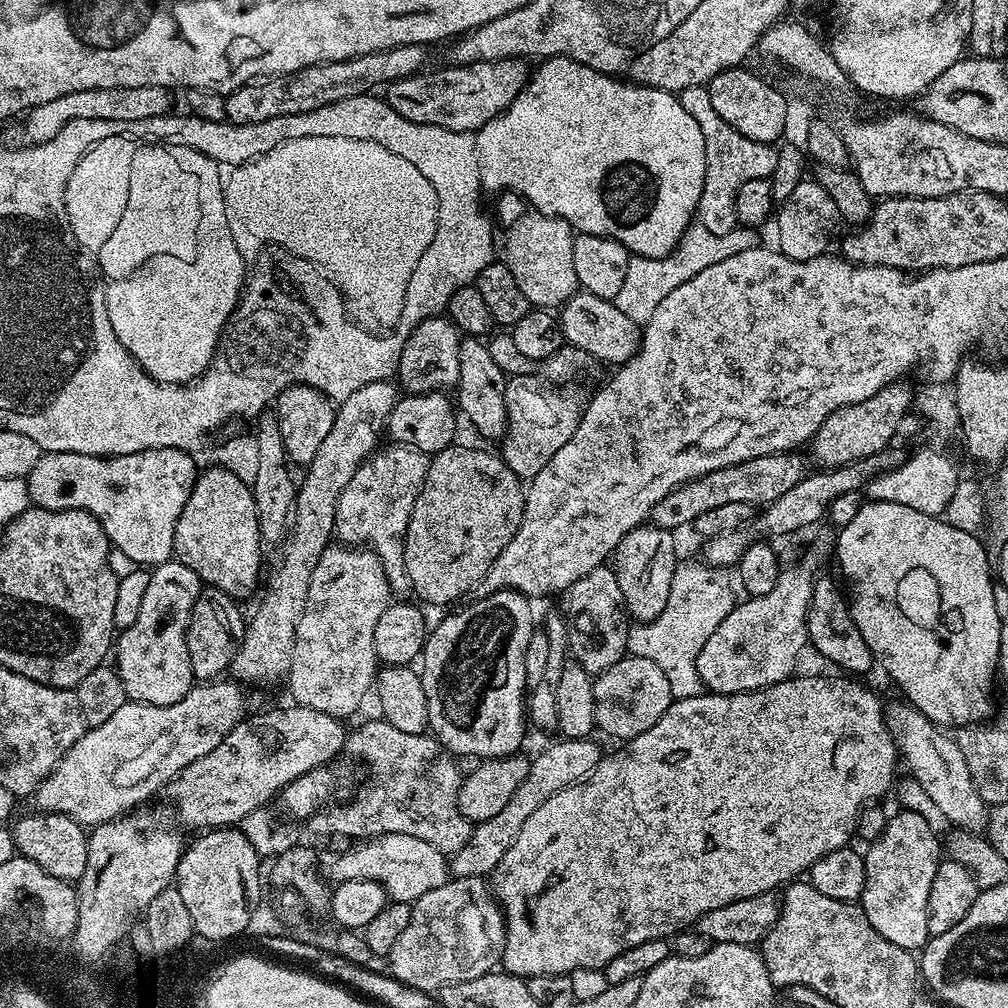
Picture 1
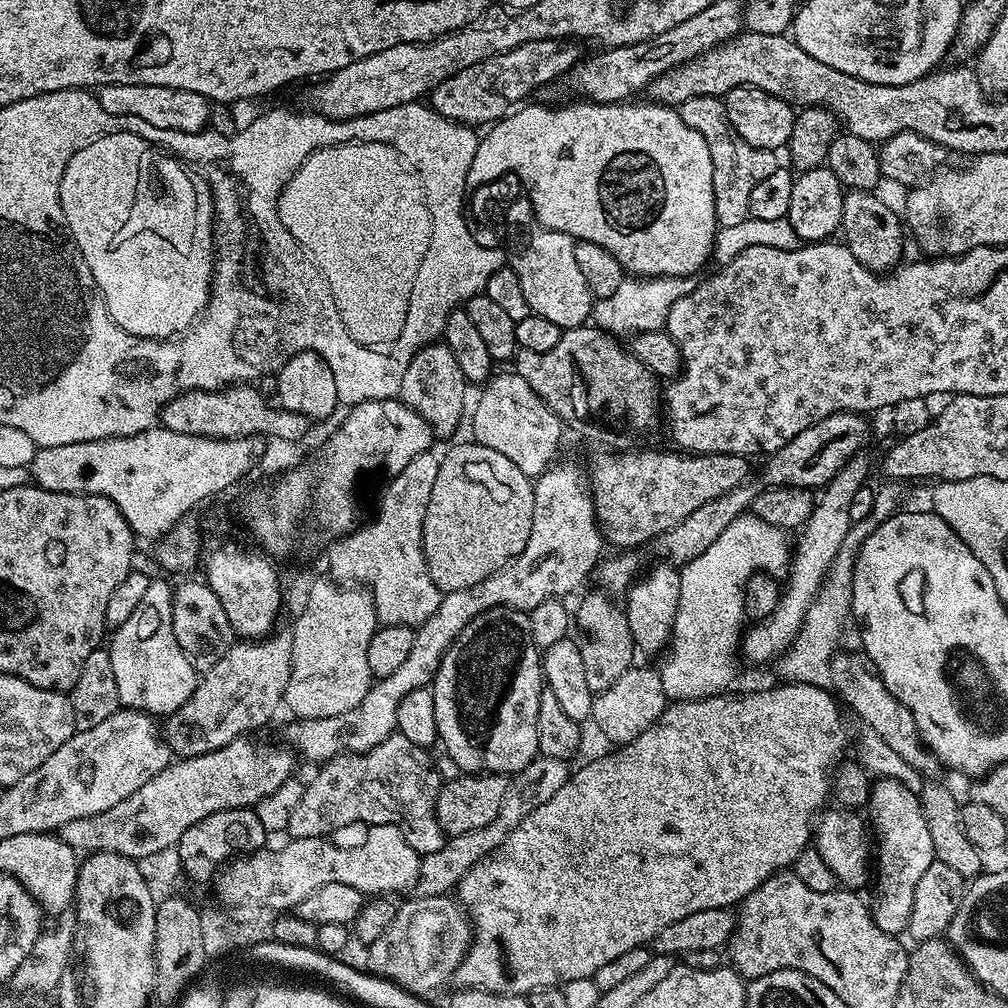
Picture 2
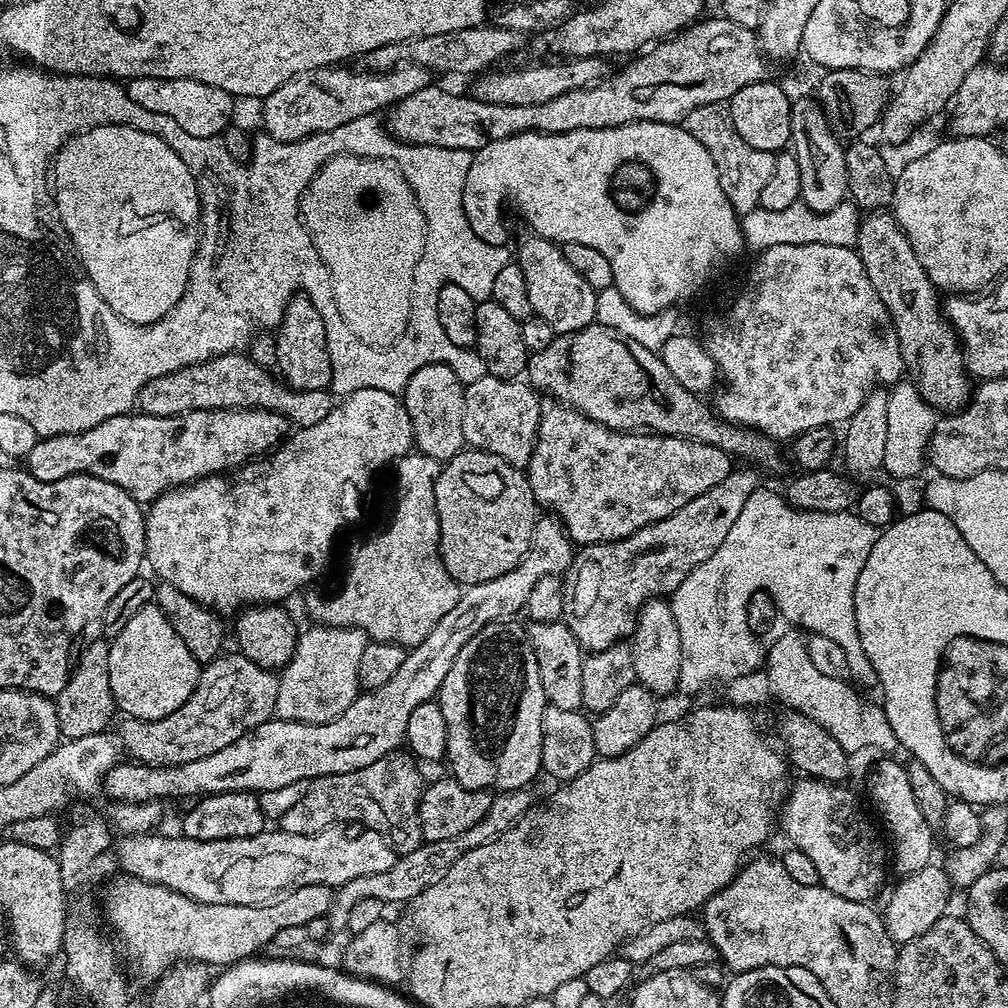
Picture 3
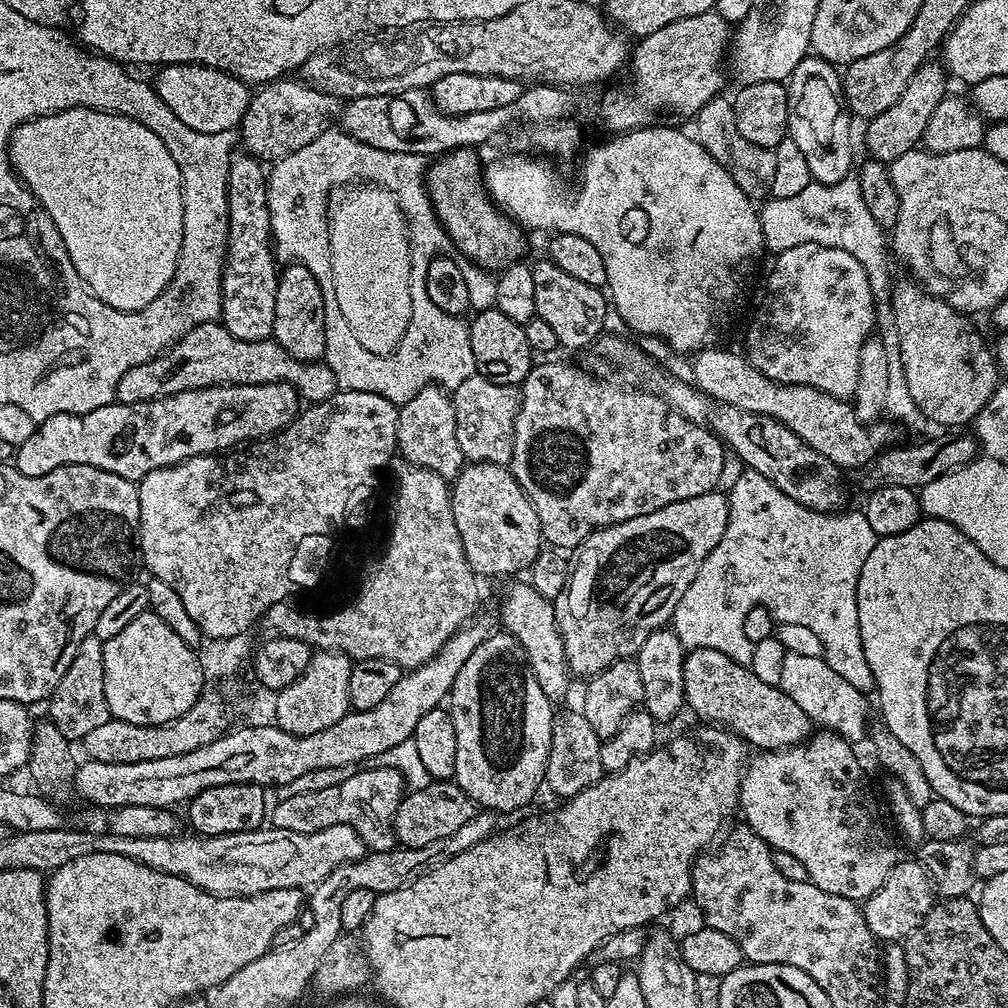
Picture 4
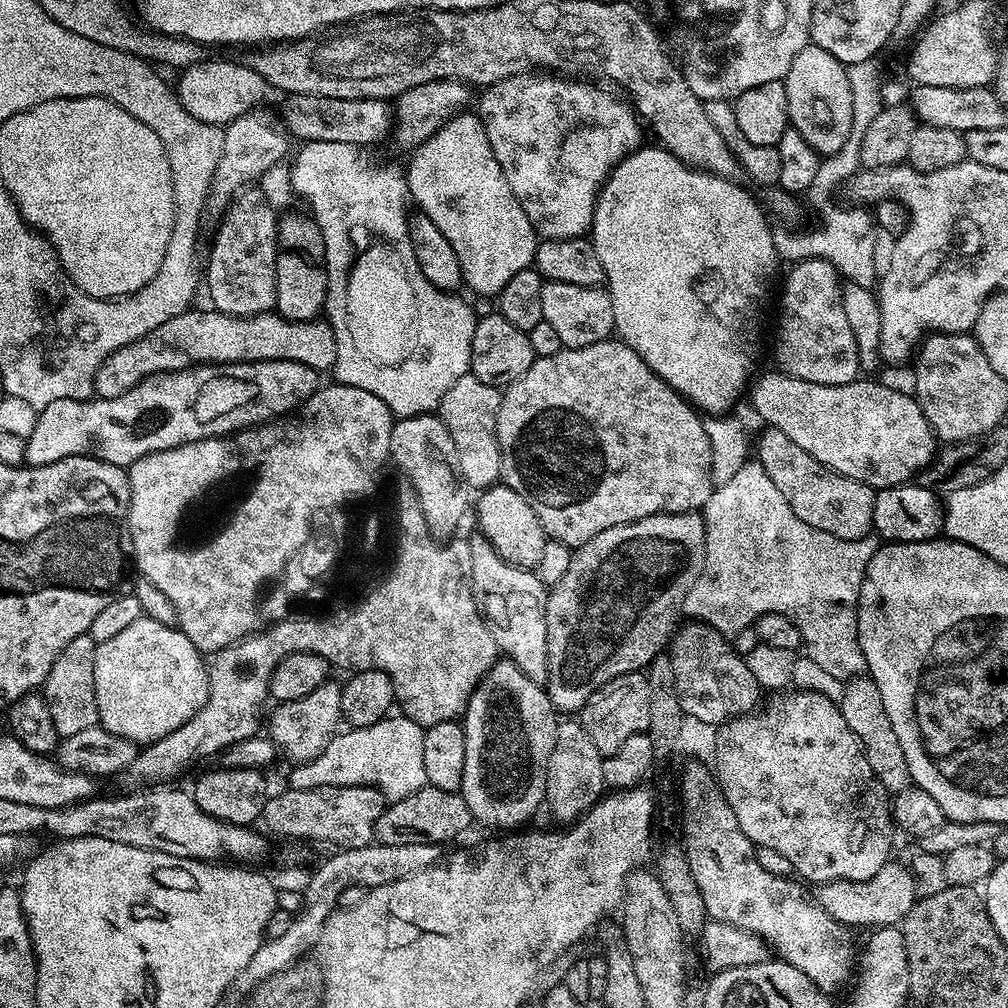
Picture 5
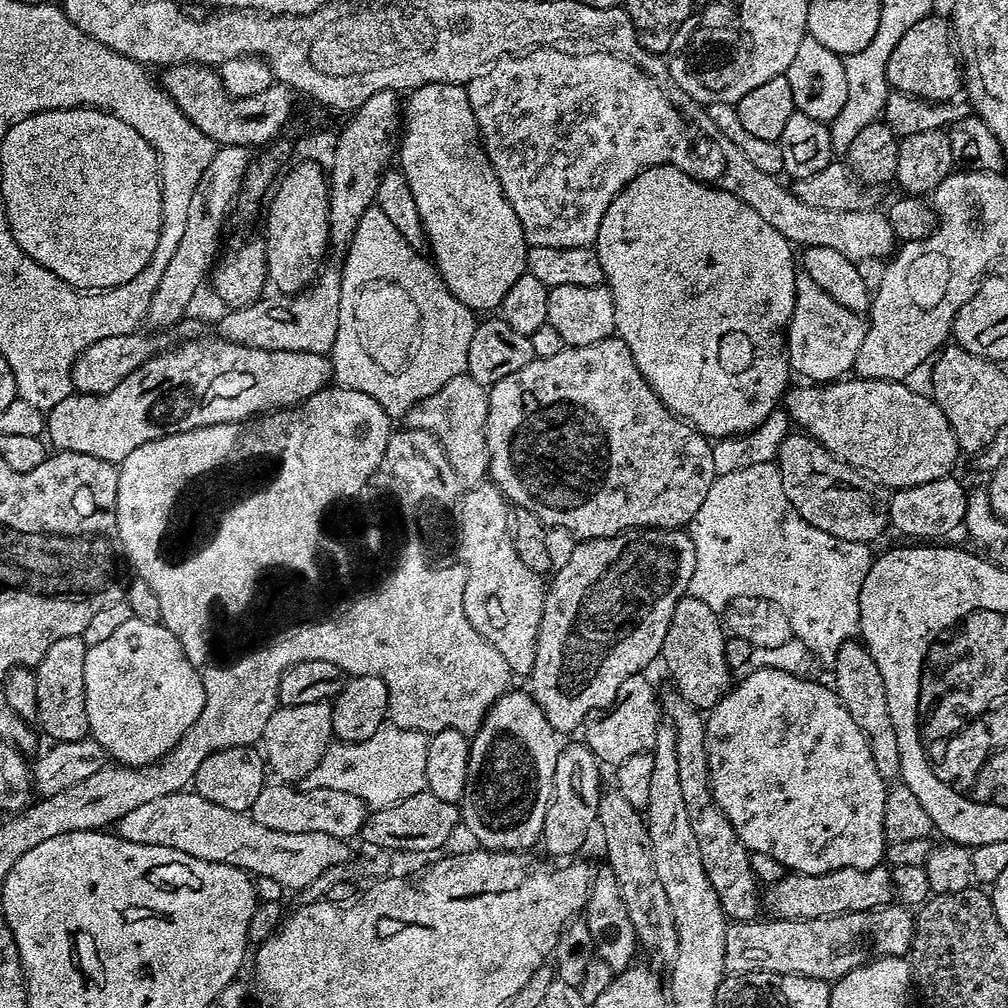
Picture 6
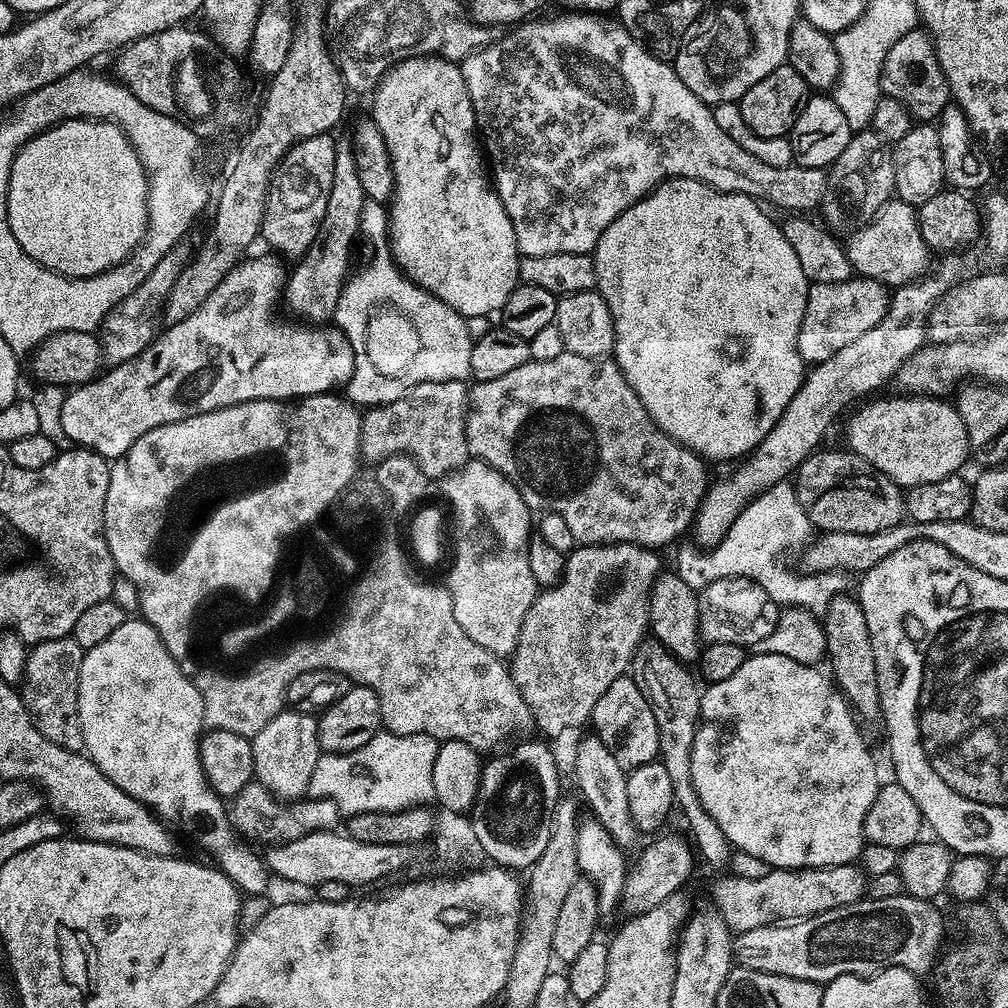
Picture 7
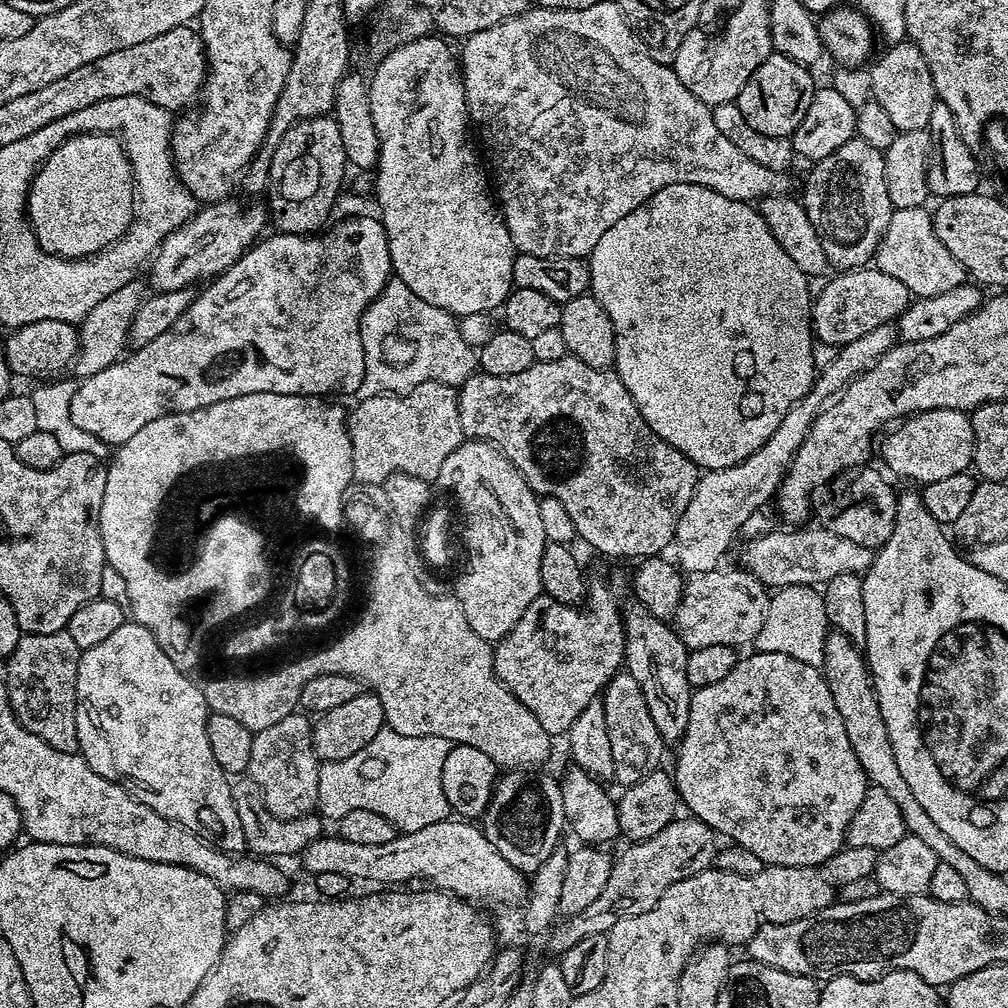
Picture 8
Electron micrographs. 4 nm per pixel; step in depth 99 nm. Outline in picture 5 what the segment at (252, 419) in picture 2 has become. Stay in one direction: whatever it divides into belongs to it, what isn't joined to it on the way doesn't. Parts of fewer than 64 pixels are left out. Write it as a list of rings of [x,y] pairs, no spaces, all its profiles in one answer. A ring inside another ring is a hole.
[[[189,310],[162,322],[158,330],[150,330],[142,338],[114,350],[112,356],[107,356],[98,366],[98,374],[94,378],[94,392],[101,400],[118,398],[118,394],[126,394],[138,382],[156,376],[160,372],[177,372],[194,368],[197,364],[237,364],[238,362],[266,362],[267,360],[289,360],[302,362],[310,366],[318,374],[335,369],[336,366],[336,335],[327,319],[317,318],[306,322],[294,322],[282,318],[275,311],[258,313],[256,316],[236,317],[215,310],[196,312]]]

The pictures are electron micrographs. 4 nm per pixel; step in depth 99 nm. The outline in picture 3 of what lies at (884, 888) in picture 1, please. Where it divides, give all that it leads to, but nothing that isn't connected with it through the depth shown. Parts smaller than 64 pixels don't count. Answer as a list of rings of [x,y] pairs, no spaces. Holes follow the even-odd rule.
[[[882,756],[878,759],[880,760],[871,768],[868,776],[868,794],[873,806],[876,807],[875,815],[878,820],[880,815],[879,823],[890,841],[891,867],[897,868],[901,877],[906,877],[933,863],[934,829],[926,822],[926,818],[922,818],[922,810],[918,810],[918,802],[914,799],[907,767],[902,762],[900,764],[894,760],[896,758],[892,756]]]

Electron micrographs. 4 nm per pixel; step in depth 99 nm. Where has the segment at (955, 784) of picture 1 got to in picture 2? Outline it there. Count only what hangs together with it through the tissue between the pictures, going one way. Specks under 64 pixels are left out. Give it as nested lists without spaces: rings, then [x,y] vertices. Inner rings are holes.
[[[836,650],[831,653],[832,661],[828,666],[826,665],[826,672],[830,677],[830,684],[832,680],[831,687],[838,693],[843,707],[850,708],[853,714],[865,724],[863,727],[886,742],[891,750],[894,750],[906,762],[906,765],[912,766],[924,778],[935,777],[932,775],[938,770],[941,771],[942,765],[936,759],[936,755],[926,748],[923,740],[920,739],[920,731],[914,722],[912,712],[906,710],[906,706],[902,706],[902,702],[898,702],[898,698],[894,698],[894,694],[890,694],[890,690],[882,682],[882,678],[877,676],[859,655],[856,657],[852,652],[840,651]]]

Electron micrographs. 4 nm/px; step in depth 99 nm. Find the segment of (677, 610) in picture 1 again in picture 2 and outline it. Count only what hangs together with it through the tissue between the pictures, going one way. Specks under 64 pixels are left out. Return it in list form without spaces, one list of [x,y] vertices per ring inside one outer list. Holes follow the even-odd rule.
[[[745,514],[734,518],[734,522],[730,522],[730,526],[726,526],[726,530],[722,530],[722,534],[718,534],[718,538],[714,538],[714,542],[706,546],[706,550],[702,550],[702,554],[687,561],[679,569],[678,614],[672,627],[670,651],[663,657],[664,665],[659,665],[658,668],[662,678],[662,690],[669,701],[705,700],[711,696],[727,693],[731,689],[728,687],[736,676],[736,656],[738,660],[742,629],[746,624],[742,602],[744,587],[756,572],[765,572],[777,578],[787,577],[790,567],[790,540],[788,544],[784,536],[787,536],[785,529],[775,528],[762,518]]]

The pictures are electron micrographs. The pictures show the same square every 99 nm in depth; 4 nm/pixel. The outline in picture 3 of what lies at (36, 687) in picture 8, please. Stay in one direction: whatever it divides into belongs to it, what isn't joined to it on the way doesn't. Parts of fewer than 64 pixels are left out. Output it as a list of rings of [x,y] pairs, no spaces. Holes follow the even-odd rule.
[[[104,638],[91,640],[80,651],[76,659],[66,686],[54,697],[58,726],[64,740],[77,740],[86,738],[90,734],[105,731],[112,720],[112,715],[117,715],[116,699],[110,690],[110,650],[109,641]]]

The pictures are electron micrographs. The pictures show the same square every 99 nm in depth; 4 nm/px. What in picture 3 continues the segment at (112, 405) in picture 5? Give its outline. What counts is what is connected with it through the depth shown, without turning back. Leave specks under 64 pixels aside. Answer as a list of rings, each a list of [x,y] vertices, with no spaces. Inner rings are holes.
[[[211,408],[210,410],[192,410],[183,412],[177,416],[151,416],[145,412],[137,411],[135,414],[127,416],[115,416],[106,418],[106,422],[98,422],[90,430],[82,430],[78,434],[62,434],[61,436],[45,436],[37,439],[34,450],[26,458],[26,470],[34,478],[42,482],[58,482],[58,478],[66,478],[74,474],[86,474],[94,478],[102,478],[106,482],[114,482],[114,486],[122,486],[132,495],[141,506],[151,505],[153,500],[157,500],[163,492],[169,488],[178,488],[182,484],[190,484],[194,480],[200,480],[203,476],[219,476],[225,472],[231,472],[234,468],[239,468],[242,464],[247,464],[253,458],[259,458],[265,454],[271,453],[289,435],[290,421],[288,417],[280,412],[271,412],[269,408]]]

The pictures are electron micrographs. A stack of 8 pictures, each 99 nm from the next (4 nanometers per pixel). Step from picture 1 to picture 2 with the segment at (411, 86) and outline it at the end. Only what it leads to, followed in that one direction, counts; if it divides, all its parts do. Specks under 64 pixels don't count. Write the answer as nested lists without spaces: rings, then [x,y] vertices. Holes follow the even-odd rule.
[[[542,38],[538,42],[522,42],[522,46],[514,46],[514,50],[482,58],[482,62],[458,70],[454,78],[446,78],[446,82],[430,93],[430,106],[442,118],[453,120],[455,124],[491,126],[503,120],[513,106],[527,101],[535,88],[542,88],[559,76],[560,79],[567,77],[572,67],[582,59],[580,48],[575,40]]]

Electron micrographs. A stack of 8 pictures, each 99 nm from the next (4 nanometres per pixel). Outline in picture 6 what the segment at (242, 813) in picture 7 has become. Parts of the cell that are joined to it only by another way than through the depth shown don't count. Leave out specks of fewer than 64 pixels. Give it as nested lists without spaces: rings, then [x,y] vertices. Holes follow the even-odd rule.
[[[268,782],[254,801],[250,814],[254,822],[261,826],[270,826],[270,830],[282,830],[286,834],[325,832],[339,840],[351,841],[359,837],[360,827],[368,816],[369,809],[361,800],[354,798],[354,794],[346,794],[342,790],[306,788],[293,786],[288,782]]]

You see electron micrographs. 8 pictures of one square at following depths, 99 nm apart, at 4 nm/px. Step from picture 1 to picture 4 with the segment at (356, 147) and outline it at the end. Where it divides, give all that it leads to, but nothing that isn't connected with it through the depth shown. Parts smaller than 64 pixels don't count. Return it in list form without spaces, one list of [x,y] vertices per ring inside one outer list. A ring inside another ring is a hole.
[[[364,182],[349,187],[344,194],[337,204],[335,201],[331,205],[328,218],[328,223],[332,225],[335,249],[338,310],[342,310],[342,318],[346,318],[350,330],[354,330],[354,338],[362,342],[366,350],[379,356],[388,356],[395,352],[400,339],[406,334],[408,323],[412,321],[410,282],[414,279],[414,269],[408,217],[400,209],[396,197],[379,184]]]

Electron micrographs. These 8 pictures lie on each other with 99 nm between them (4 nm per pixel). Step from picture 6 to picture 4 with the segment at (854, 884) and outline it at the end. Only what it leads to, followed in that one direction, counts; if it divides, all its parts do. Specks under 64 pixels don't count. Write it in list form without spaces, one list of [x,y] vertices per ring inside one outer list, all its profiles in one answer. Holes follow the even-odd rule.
[[[901,859],[890,870],[888,880],[873,896],[863,901],[862,911],[866,918],[866,926],[876,935],[880,942],[900,942],[910,935],[926,918],[934,903],[932,879],[919,859]]]

